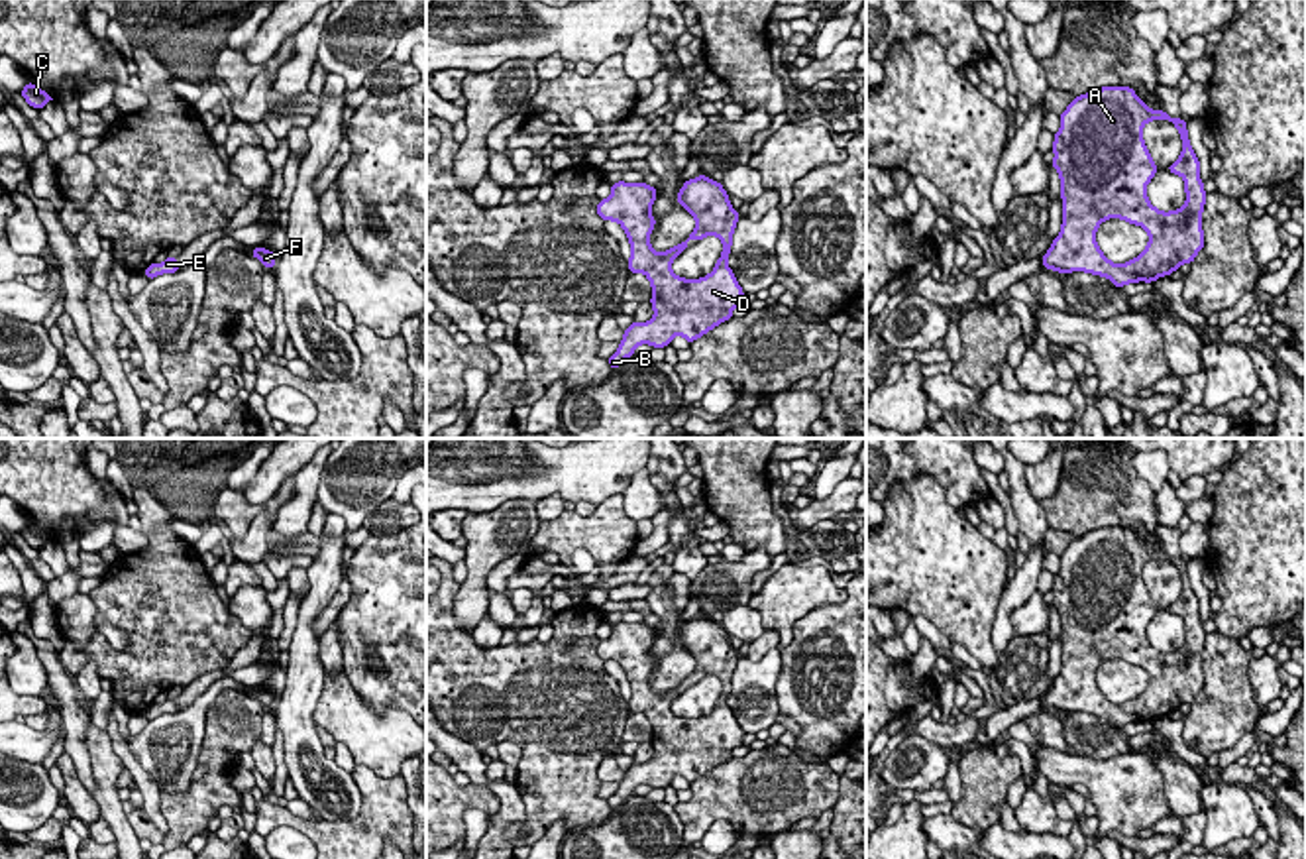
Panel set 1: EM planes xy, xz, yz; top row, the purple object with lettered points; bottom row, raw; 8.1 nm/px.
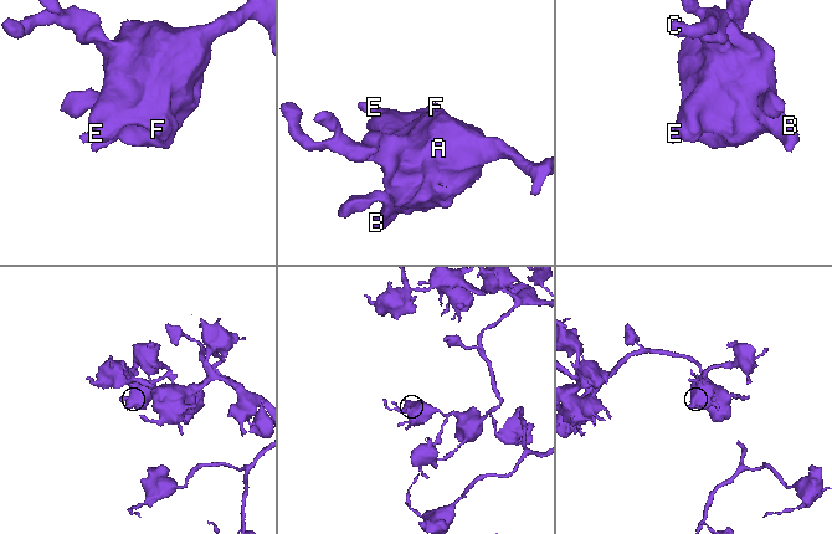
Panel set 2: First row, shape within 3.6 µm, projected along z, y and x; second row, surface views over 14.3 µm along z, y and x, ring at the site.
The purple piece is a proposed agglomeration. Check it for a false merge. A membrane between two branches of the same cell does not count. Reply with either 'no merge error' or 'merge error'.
no merge error

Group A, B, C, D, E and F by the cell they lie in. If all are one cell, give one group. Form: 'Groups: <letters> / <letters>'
Groups: A B C D E F

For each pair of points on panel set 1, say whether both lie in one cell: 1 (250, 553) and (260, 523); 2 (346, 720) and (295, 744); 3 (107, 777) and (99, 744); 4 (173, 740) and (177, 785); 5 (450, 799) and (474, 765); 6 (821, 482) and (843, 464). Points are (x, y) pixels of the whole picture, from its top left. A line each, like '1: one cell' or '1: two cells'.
1: one cell
2: two cells
3: one cell
4: one cell
5: two cells
6: one cell

